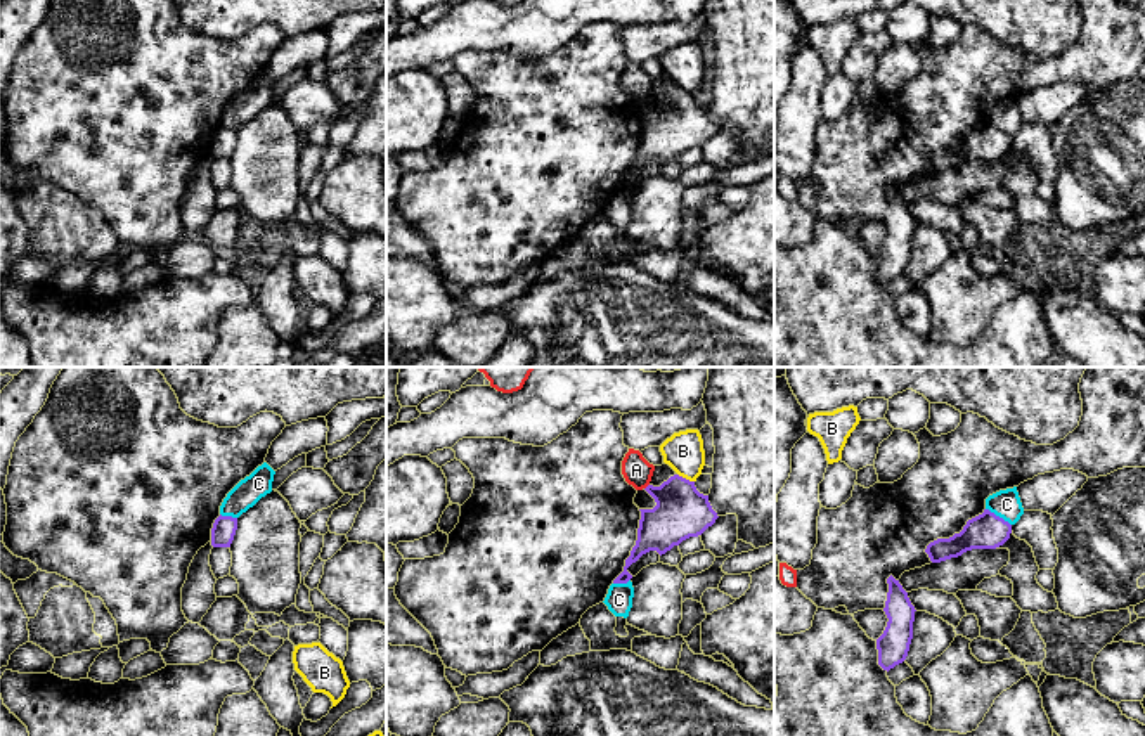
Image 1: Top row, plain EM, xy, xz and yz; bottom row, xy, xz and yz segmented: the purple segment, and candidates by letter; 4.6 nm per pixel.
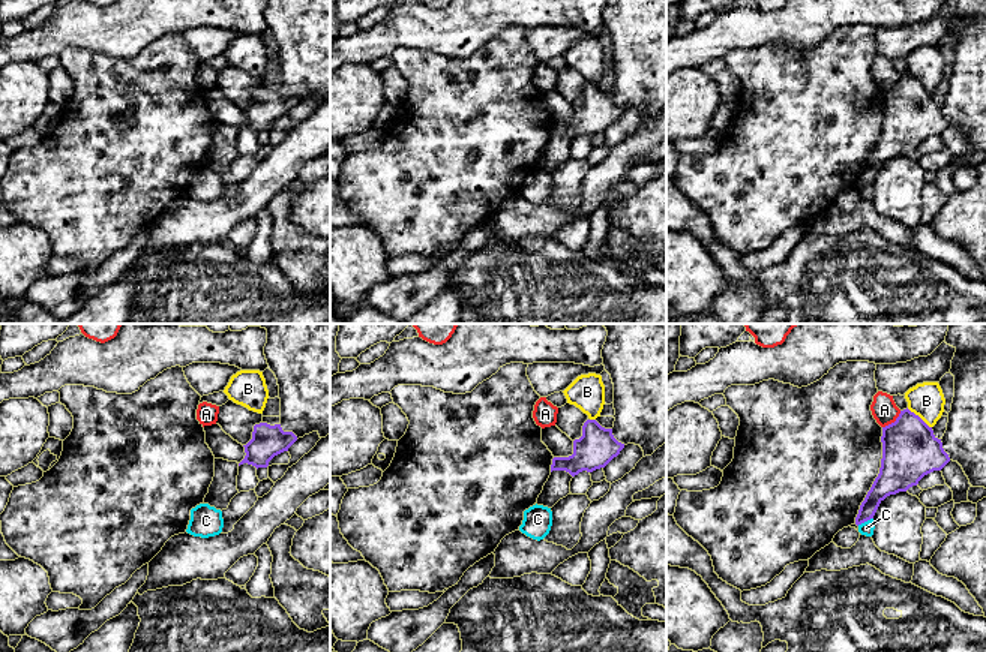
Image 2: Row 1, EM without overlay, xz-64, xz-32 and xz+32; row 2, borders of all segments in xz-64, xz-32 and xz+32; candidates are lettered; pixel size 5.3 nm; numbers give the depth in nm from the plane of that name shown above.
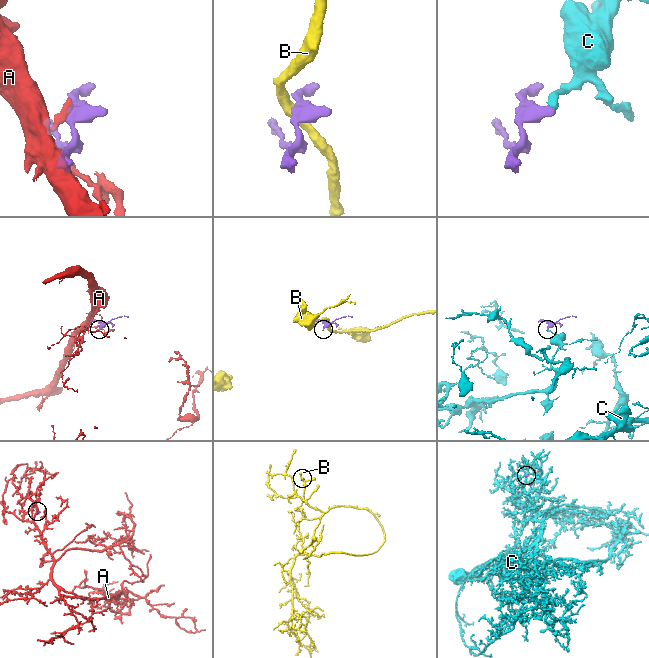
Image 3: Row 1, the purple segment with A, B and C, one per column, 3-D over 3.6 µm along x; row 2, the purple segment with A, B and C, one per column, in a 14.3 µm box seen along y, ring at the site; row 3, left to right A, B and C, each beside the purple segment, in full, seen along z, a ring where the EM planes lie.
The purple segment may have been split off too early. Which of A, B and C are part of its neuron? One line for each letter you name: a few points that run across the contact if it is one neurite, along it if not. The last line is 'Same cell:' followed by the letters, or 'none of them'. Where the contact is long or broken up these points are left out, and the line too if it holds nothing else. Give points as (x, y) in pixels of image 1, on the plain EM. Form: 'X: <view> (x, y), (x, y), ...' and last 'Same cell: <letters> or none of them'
Same cell: none of them

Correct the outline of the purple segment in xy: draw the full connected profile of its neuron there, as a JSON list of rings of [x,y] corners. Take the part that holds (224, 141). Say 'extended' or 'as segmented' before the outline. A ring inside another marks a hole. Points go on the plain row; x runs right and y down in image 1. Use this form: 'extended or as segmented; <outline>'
as segmented; [[[218,128],[211,140],[211,158],[213,159],[230,159],[237,142],[237,130]]]

